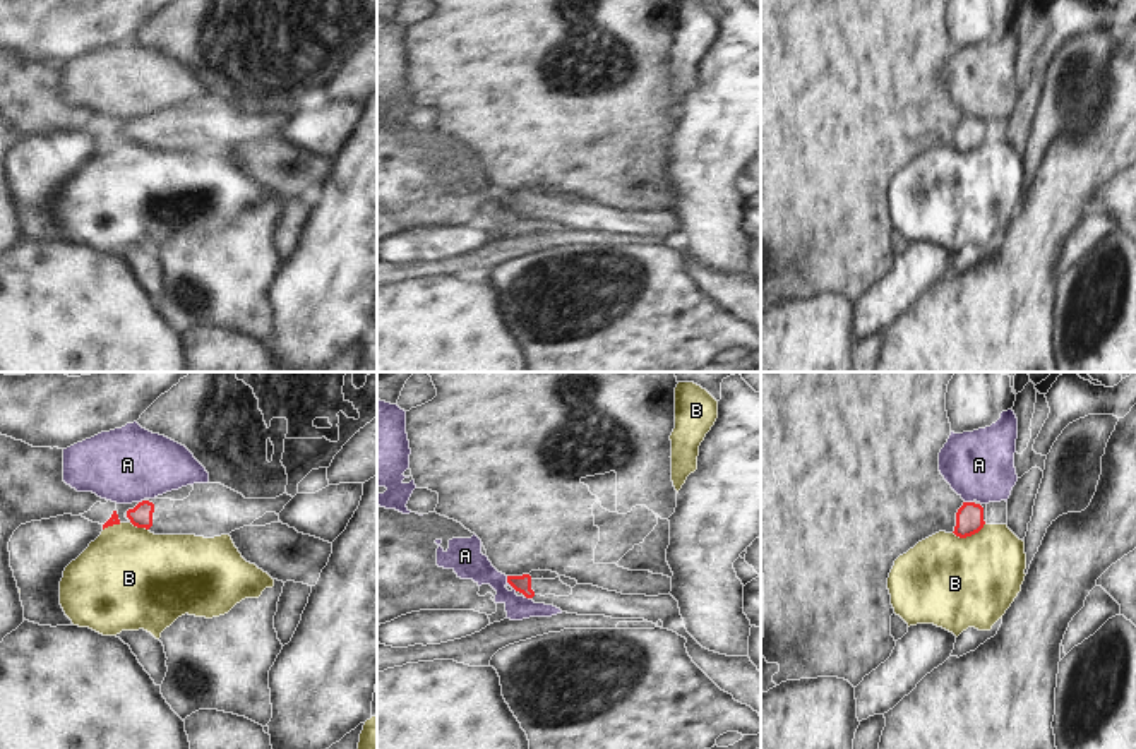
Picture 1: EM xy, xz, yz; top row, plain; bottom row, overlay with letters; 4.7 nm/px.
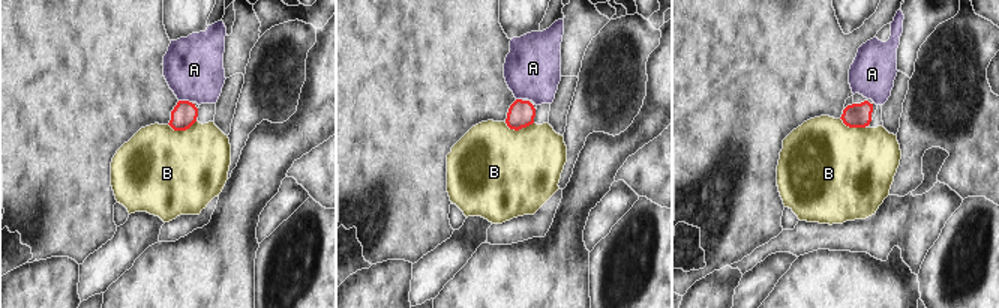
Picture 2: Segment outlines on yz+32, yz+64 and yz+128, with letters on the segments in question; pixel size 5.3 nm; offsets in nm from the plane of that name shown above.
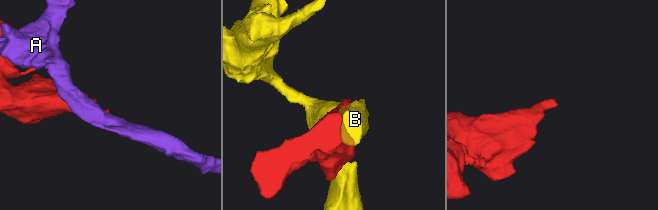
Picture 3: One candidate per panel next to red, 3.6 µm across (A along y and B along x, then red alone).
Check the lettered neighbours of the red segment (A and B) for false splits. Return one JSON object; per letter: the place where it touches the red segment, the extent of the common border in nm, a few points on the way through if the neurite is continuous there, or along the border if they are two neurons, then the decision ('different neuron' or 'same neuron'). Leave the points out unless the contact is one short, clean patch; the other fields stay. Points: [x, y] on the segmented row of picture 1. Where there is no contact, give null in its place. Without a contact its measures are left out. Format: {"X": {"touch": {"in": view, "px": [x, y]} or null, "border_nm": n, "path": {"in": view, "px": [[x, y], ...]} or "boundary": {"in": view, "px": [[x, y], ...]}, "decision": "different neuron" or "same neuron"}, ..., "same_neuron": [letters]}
{"A": {"touch": {"in": "xz", "px": [509, 583]}, "border_nm": 90, "boundary": {"in": "xz", "px": [[506, 576], [516, 590]]}, "decision": "different neuron"}, "B": {"touch": {"in": "yz", "px": [968, 535]}, "border_nm": 170, "decision": "different neuron"}, "same_neuron": []}

